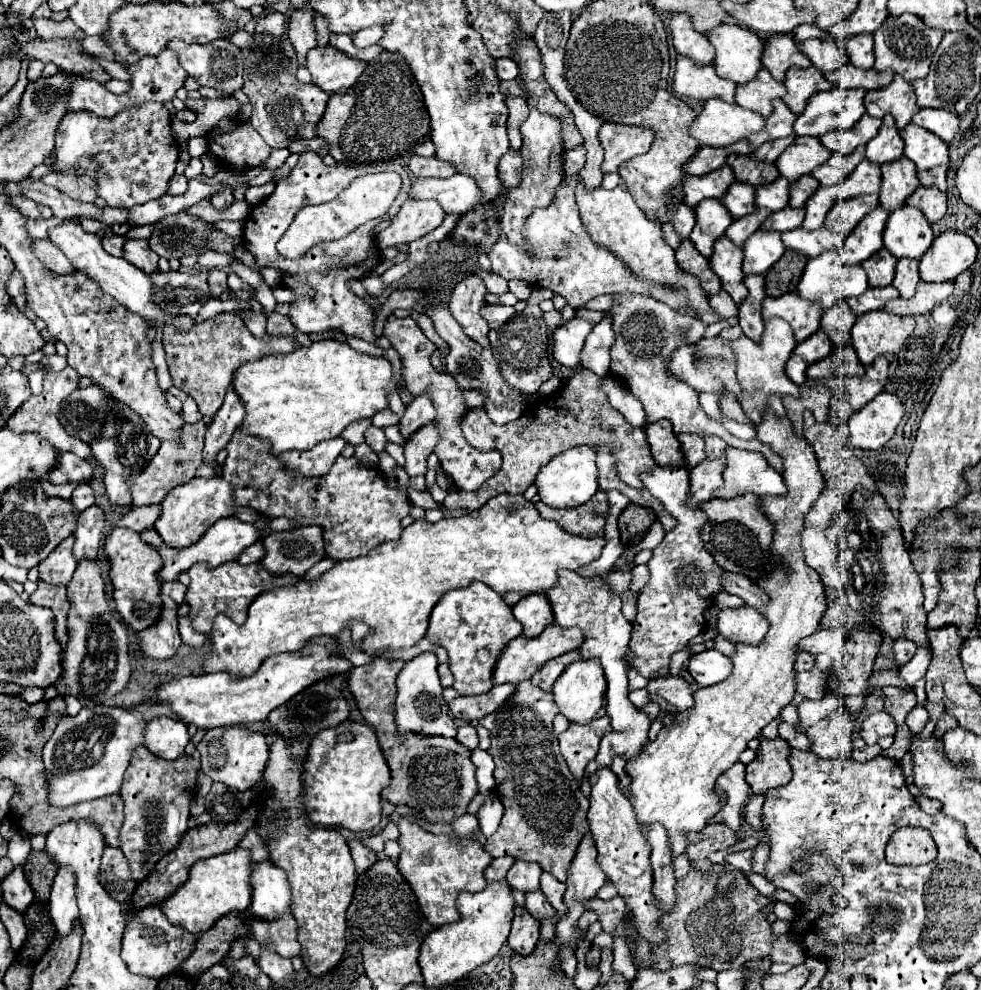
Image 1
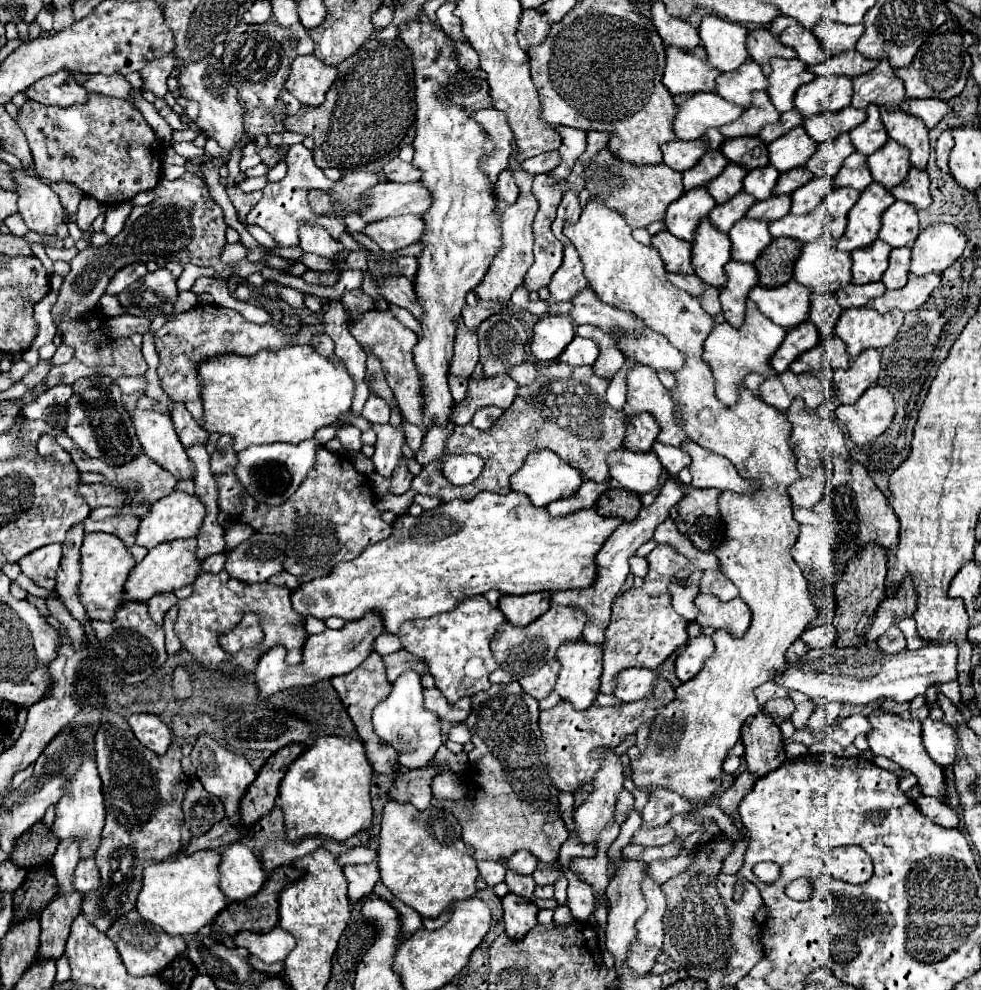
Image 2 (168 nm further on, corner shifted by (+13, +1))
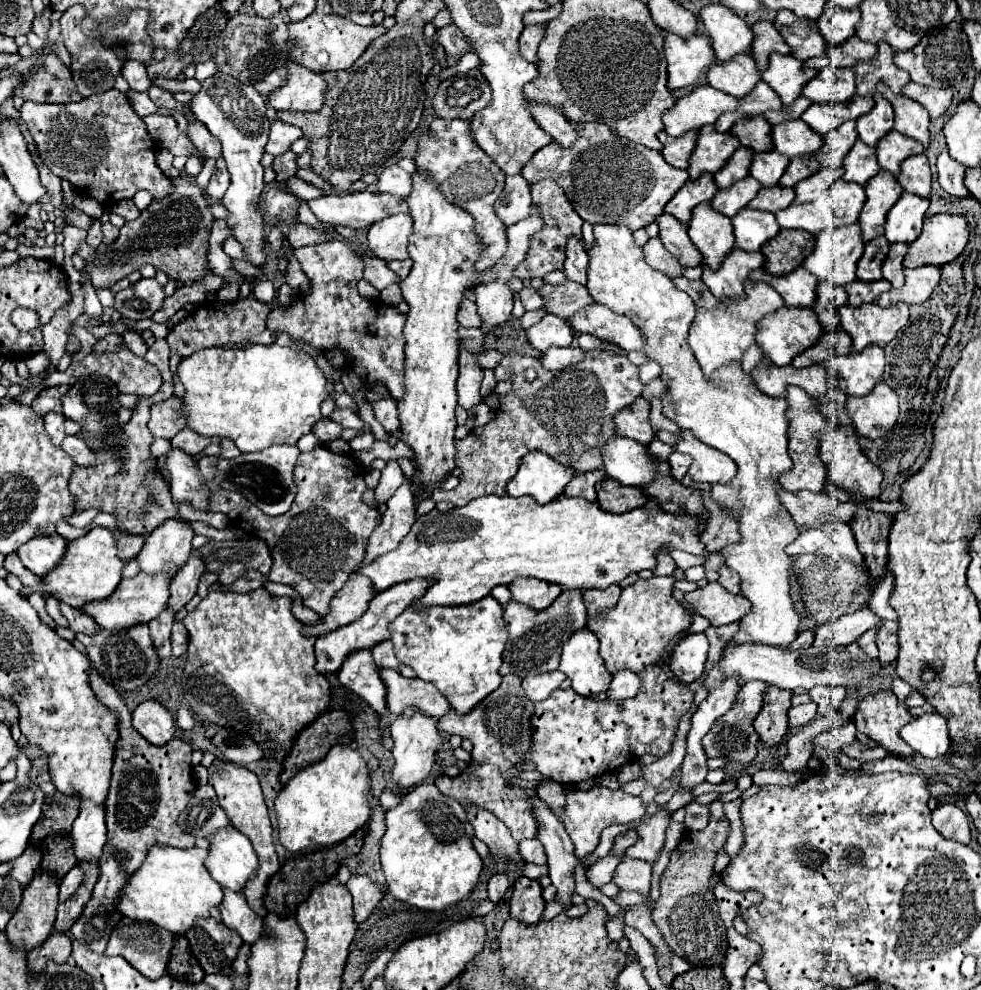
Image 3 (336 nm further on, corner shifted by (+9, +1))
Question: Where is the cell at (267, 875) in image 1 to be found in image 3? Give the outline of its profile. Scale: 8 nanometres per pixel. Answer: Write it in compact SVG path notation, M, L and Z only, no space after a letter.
M221 829L213 835L205 867L211 877L225 889L243 891L249 877L259 867L251 841L237 829Z

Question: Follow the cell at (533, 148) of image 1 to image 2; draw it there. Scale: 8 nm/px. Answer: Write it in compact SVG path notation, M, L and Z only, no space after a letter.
M515 151L511 153L511 161L509 161L509 169L513 173L513 179L519 187L519 199L515 205L509 205L507 209L501 209L501 237L503 237L503 249L497 253L495 261L491 263L485 279L481 281L481 285L477 285L475 295L481 301L491 301L491 303L505 303L511 299L511 293L515 287L519 287L523 283L523 277L527 273L527 269L533 265L533 217L537 213L537 199L531 191L531 183L533 183L533 175L525 173L521 169L521 165L515 159Z

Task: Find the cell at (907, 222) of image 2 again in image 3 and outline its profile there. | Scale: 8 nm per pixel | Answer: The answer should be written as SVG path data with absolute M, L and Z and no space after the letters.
M903 193L887 215L885 237L889 239L889 243L913 243L921 235L927 207L927 199Z

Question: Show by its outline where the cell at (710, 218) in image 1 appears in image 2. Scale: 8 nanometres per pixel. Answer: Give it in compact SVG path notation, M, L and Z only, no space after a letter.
M699 187L697 191L685 191L681 199L669 205L663 221L669 233L673 233L679 239L691 241L697 223L705 219L713 207L715 207L715 199L707 193L705 187Z

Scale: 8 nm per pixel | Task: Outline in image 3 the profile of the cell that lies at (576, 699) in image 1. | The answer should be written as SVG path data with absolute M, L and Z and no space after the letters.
M585 627L575 631L565 643L559 669L573 681L573 689L583 697L607 691L611 673L599 657L599 639Z

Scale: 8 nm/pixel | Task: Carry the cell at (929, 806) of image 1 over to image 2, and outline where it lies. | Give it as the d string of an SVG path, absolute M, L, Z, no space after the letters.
M921 796L917 801L919 811L929 817L933 823L941 825L941 827L949 827L949 829L959 829L959 817L957 813L941 799L932 796Z

